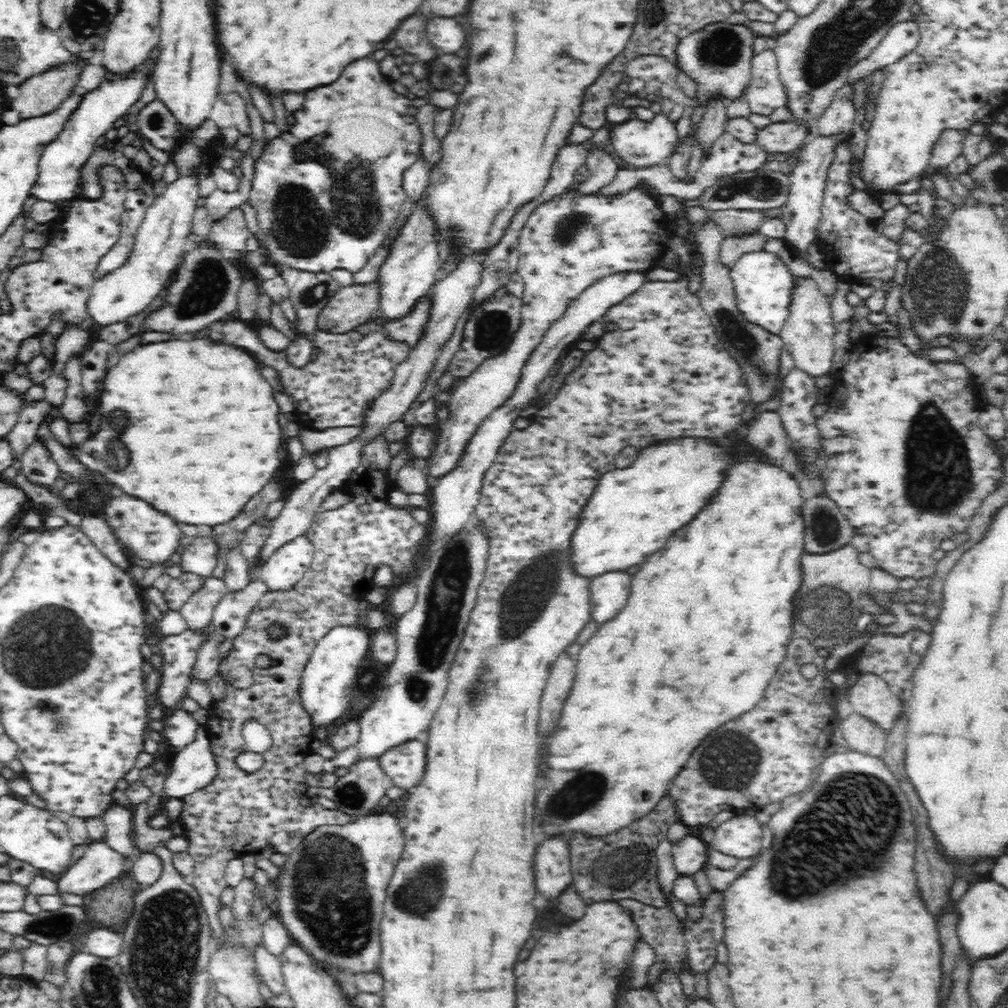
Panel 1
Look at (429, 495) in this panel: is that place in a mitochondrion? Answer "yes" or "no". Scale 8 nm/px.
no

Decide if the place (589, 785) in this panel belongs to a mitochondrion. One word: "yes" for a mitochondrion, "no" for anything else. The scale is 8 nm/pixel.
yes

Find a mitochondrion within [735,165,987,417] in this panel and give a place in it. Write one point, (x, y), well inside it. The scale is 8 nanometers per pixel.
(941, 287)

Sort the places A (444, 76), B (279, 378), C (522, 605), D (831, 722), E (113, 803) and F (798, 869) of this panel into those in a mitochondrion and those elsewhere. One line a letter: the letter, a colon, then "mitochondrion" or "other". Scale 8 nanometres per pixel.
A: mitochondrion
B: other
C: mitochondrion
D: other
E: other
F: mitochondrion

